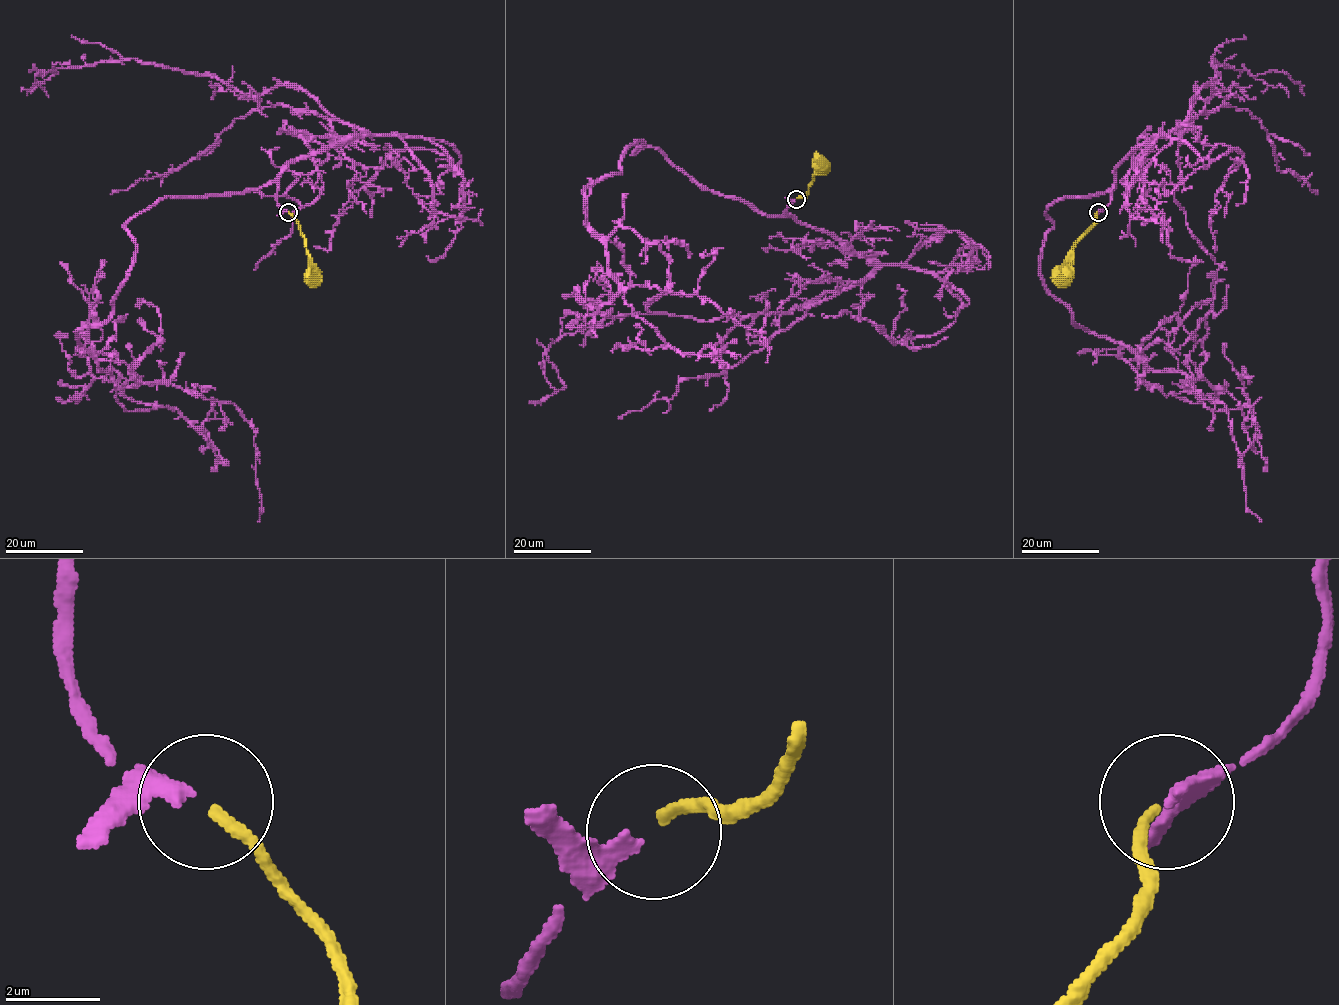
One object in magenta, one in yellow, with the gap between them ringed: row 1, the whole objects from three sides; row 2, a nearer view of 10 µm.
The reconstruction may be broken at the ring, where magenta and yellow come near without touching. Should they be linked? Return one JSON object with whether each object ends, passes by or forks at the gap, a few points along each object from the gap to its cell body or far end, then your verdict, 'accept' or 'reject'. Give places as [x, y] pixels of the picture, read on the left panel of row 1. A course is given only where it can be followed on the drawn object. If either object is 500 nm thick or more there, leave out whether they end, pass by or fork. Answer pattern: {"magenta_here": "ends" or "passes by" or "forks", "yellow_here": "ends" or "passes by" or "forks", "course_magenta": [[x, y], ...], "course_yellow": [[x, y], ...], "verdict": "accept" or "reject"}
{"magenta_here": "ends", "yellow_here": "ends", "course_magenta": [[287, 211], [270, 181], [158, 199], [124, 225], [111, 316], [77, 331], [119, 388], [235, 406], [258, 521]], "course_yellow": [[289, 212], [299, 224], [313, 277]], "verdict": "accept"}

